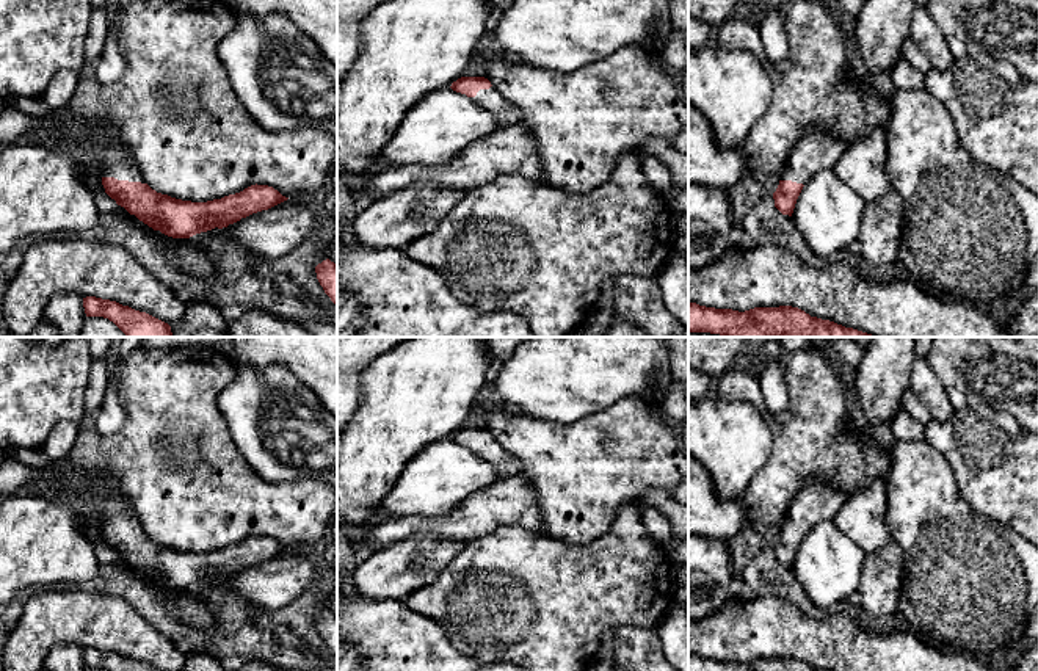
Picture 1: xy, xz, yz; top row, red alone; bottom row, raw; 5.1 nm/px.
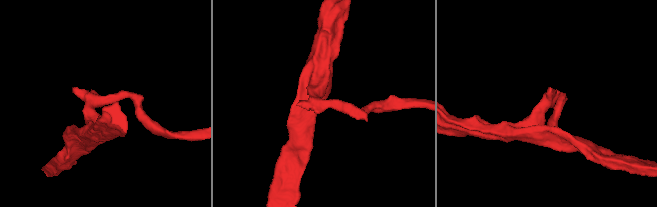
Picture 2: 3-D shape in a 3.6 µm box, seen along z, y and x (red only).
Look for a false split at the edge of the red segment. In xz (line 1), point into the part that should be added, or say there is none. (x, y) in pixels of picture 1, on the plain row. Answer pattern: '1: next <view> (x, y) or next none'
1: next xz (489, 450)

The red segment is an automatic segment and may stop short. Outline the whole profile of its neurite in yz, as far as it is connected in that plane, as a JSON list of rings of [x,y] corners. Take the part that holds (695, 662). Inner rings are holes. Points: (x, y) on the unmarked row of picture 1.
[[[688,654],[688,671],[822,671],[792,657],[754,658],[745,663]]]

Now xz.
[[[461,428],[453,433],[450,439],[456,444],[466,445],[489,462],[497,470],[499,480],[506,480],[521,472],[519,461],[500,447],[485,428]]]

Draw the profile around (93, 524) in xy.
[[[85,516],[83,522],[86,525],[86,530],[89,531],[89,536],[94,539],[96,544],[105,542],[103,536],[102,536],[102,524],[99,520],[99,517],[96,516]]]

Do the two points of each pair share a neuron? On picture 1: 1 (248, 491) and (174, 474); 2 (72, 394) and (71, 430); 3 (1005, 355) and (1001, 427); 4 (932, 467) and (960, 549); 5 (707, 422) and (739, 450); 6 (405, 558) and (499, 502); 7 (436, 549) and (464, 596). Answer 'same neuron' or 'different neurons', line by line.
1: same neuron
2: different neurons
3: different neurons
4: same neuron
5: same neuron
6: different neurons
7: different neurons

